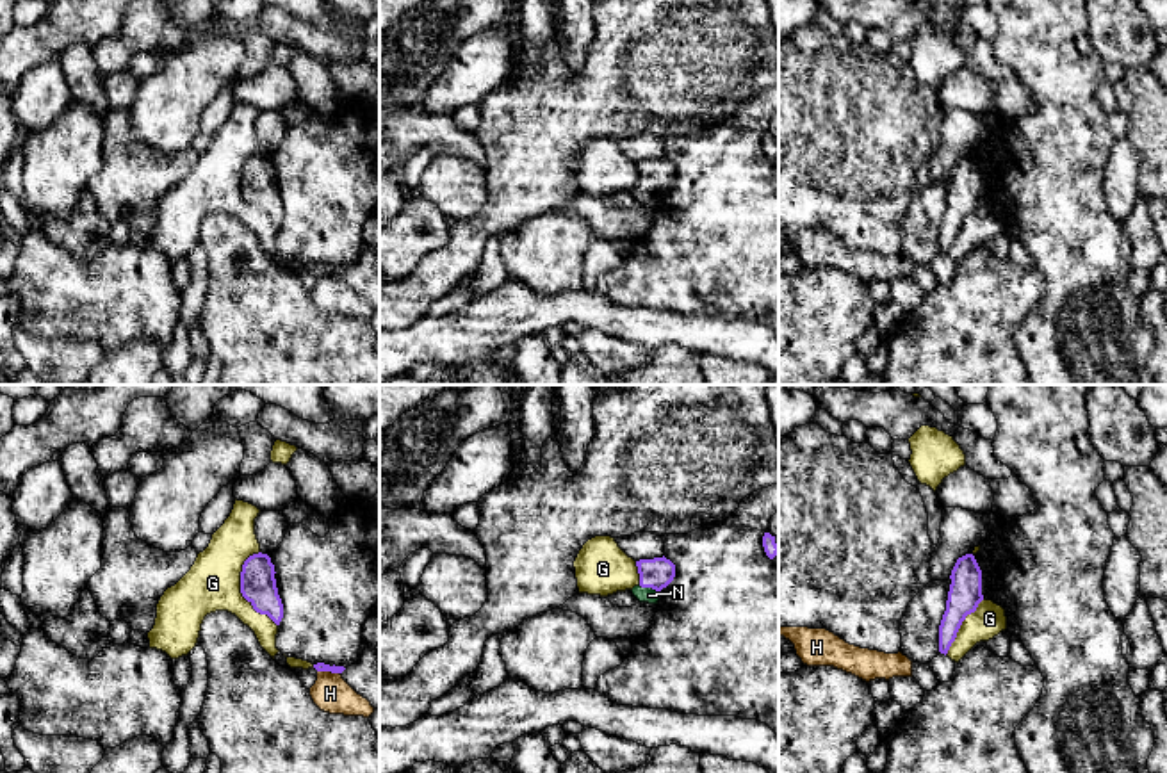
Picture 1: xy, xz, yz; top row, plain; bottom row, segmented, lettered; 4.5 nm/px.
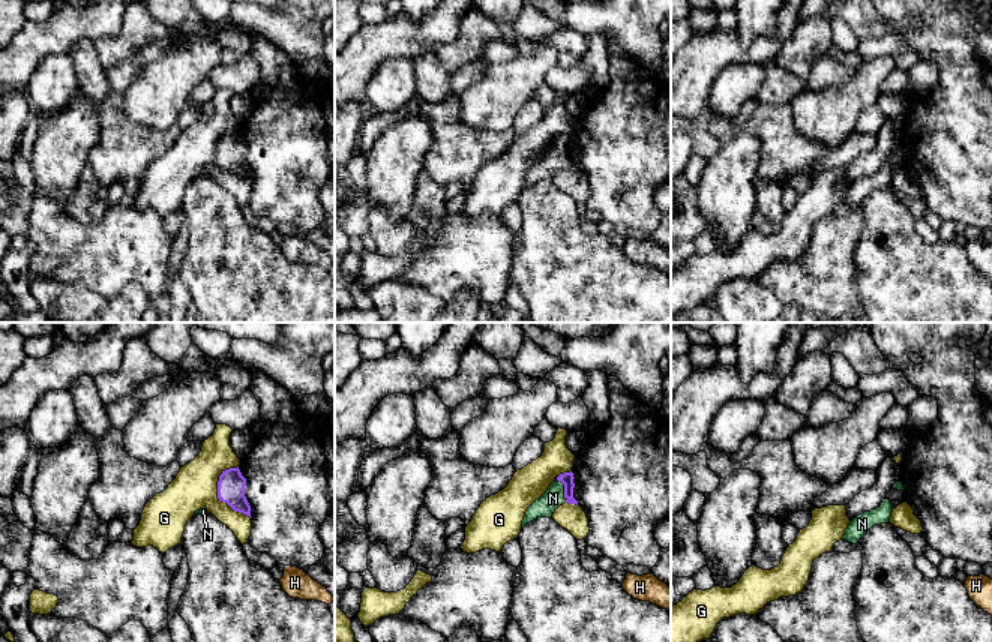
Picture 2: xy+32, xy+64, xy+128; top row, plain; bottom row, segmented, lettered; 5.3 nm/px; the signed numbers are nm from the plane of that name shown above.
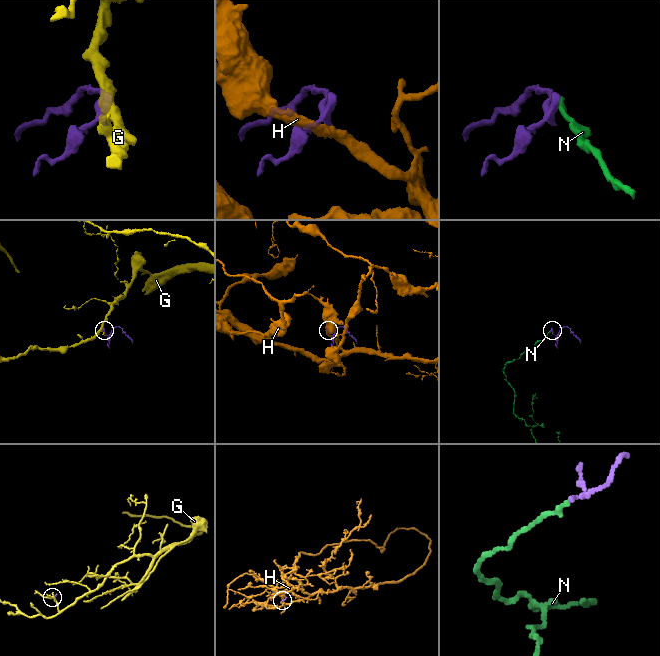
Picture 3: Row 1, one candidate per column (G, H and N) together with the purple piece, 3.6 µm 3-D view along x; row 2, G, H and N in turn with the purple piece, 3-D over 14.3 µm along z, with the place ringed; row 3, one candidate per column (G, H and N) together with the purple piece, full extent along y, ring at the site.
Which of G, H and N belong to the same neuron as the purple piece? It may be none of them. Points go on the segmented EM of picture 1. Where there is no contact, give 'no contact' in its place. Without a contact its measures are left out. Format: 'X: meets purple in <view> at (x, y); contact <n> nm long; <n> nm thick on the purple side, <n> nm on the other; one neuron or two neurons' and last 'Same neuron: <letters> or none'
G: meets purple in xy at (241, 590); contact 360 nm long; 160 nm thick on the purple side, 240 nm on the other; two neurons
H: meets purple in xy at (328, 670); contact 110 nm long; 50 nm thick on the purple side, 170 nm on the other; two neurons
N: meets purple in xz at (647, 586); contact 90 nm long; 140 nm thick on the purple side, 70 nm on the other; one neuron
Same neuron: N

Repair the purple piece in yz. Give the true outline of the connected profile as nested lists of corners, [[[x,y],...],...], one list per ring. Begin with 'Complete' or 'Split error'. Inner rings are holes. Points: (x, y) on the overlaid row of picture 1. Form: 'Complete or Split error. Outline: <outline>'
Complete. Outline: [[[973,554],[957,559],[951,570],[946,611],[939,625],[939,652],[948,654],[967,614],[983,600],[982,570]]]

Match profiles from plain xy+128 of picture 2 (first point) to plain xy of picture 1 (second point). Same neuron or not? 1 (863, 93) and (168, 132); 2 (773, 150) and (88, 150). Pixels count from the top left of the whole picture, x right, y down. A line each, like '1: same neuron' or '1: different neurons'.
1: same neuron
2: different neurons

